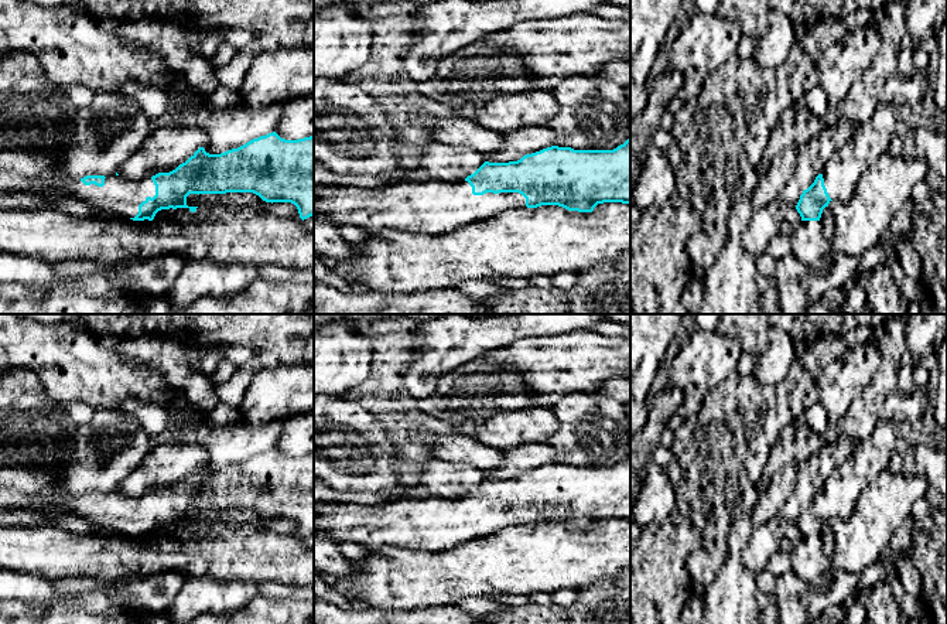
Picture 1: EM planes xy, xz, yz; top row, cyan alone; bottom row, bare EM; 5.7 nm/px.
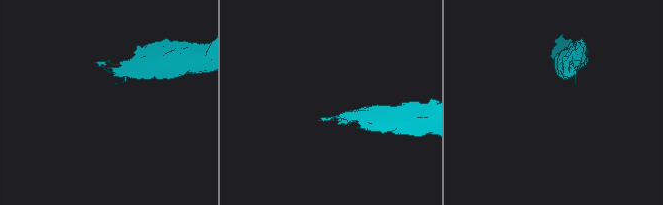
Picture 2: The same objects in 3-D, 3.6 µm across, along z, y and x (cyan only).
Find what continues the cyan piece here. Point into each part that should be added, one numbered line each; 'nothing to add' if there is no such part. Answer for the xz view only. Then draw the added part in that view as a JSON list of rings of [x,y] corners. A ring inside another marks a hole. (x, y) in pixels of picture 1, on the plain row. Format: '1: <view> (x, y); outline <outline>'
1: xz (433, 524); outline [[[430,497],[424,499],[397,498],[379,505],[317,502],[314,504],[314,522],[328,539],[338,545],[356,543],[366,549],[404,546],[440,552],[509,525],[524,525],[526,515],[519,509],[474,512],[472,504],[465,497],[458,499]]]

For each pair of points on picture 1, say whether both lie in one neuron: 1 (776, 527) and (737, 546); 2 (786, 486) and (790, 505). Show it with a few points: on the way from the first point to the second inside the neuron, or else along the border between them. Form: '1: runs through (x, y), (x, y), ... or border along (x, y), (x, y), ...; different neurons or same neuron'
1: border along (755, 528), (745, 551), (745, 566), (749, 572); different neurons
2: border along (796, 469), (795, 490), (776, 515); different neurons

